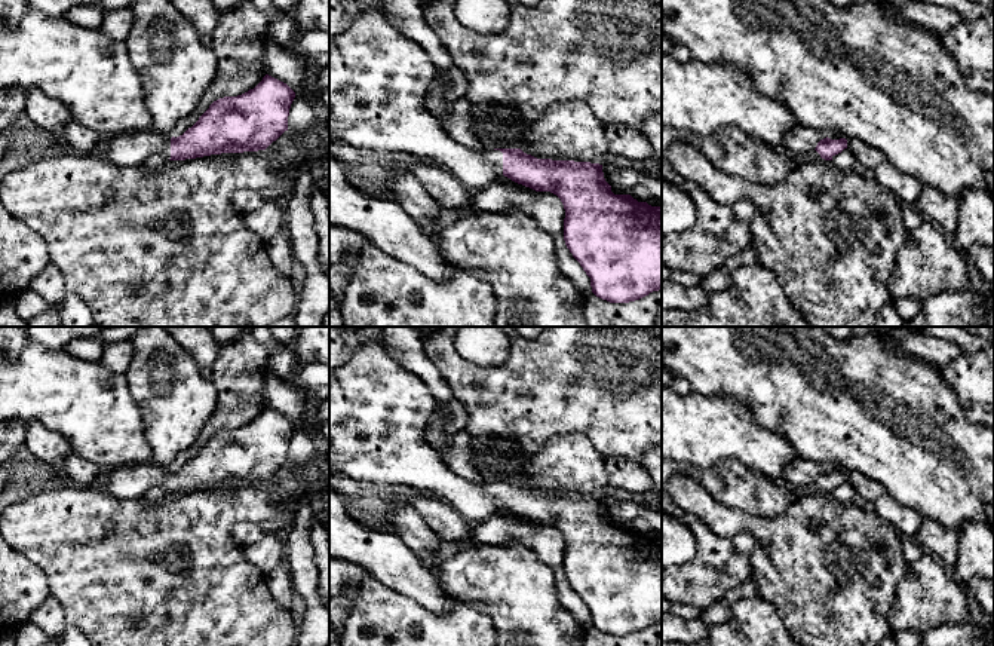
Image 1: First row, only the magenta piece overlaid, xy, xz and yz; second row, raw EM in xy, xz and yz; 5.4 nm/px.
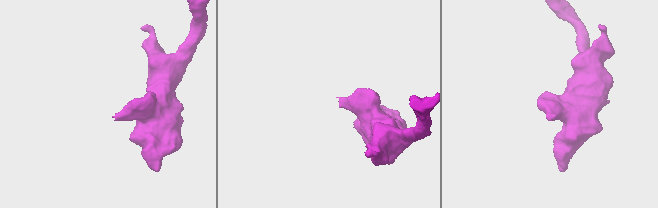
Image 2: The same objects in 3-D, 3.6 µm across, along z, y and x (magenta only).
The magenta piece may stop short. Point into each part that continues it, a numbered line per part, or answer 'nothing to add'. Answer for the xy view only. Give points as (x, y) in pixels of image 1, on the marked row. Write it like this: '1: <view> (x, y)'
1: xy (132, 149)

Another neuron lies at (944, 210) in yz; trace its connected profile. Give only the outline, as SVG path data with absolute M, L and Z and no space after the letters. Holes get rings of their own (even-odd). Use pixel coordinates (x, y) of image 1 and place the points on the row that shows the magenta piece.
M924 186L914 208L936 221L944 233L955 235L958 221L958 198L944 195L935 187Z

